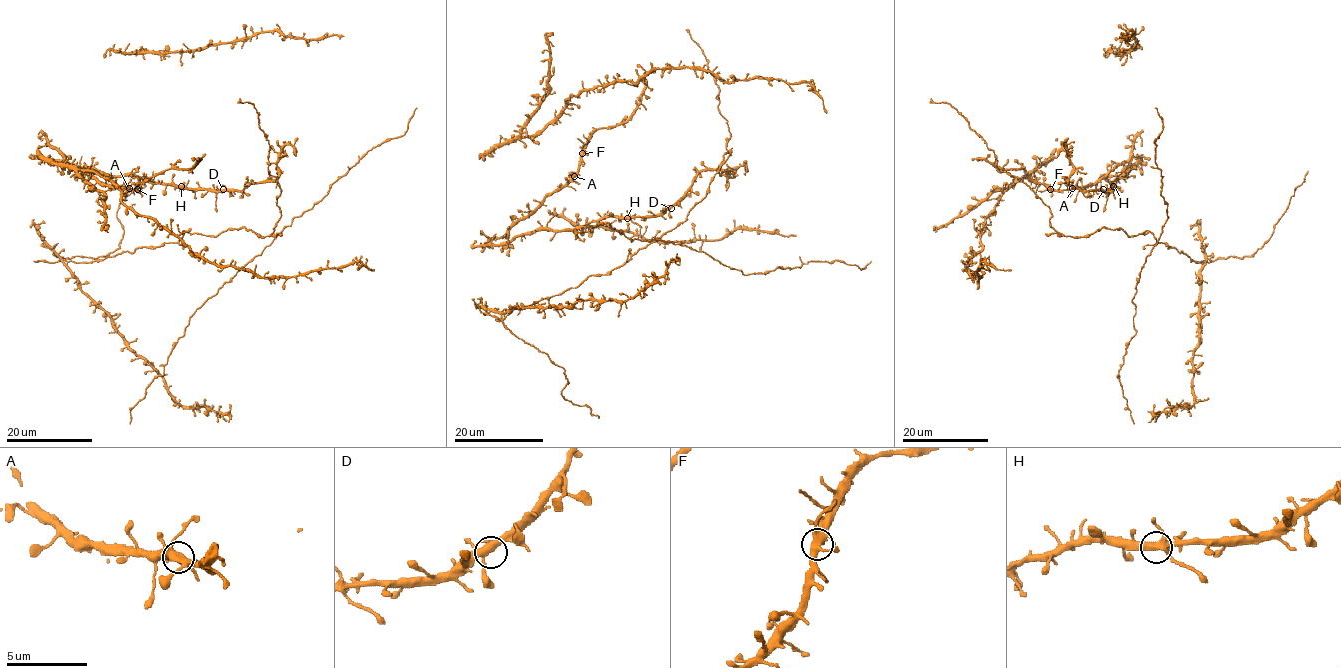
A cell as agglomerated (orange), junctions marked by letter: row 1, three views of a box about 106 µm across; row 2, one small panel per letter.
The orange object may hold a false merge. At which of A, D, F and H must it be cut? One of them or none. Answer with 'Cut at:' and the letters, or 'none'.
Cut at: none

